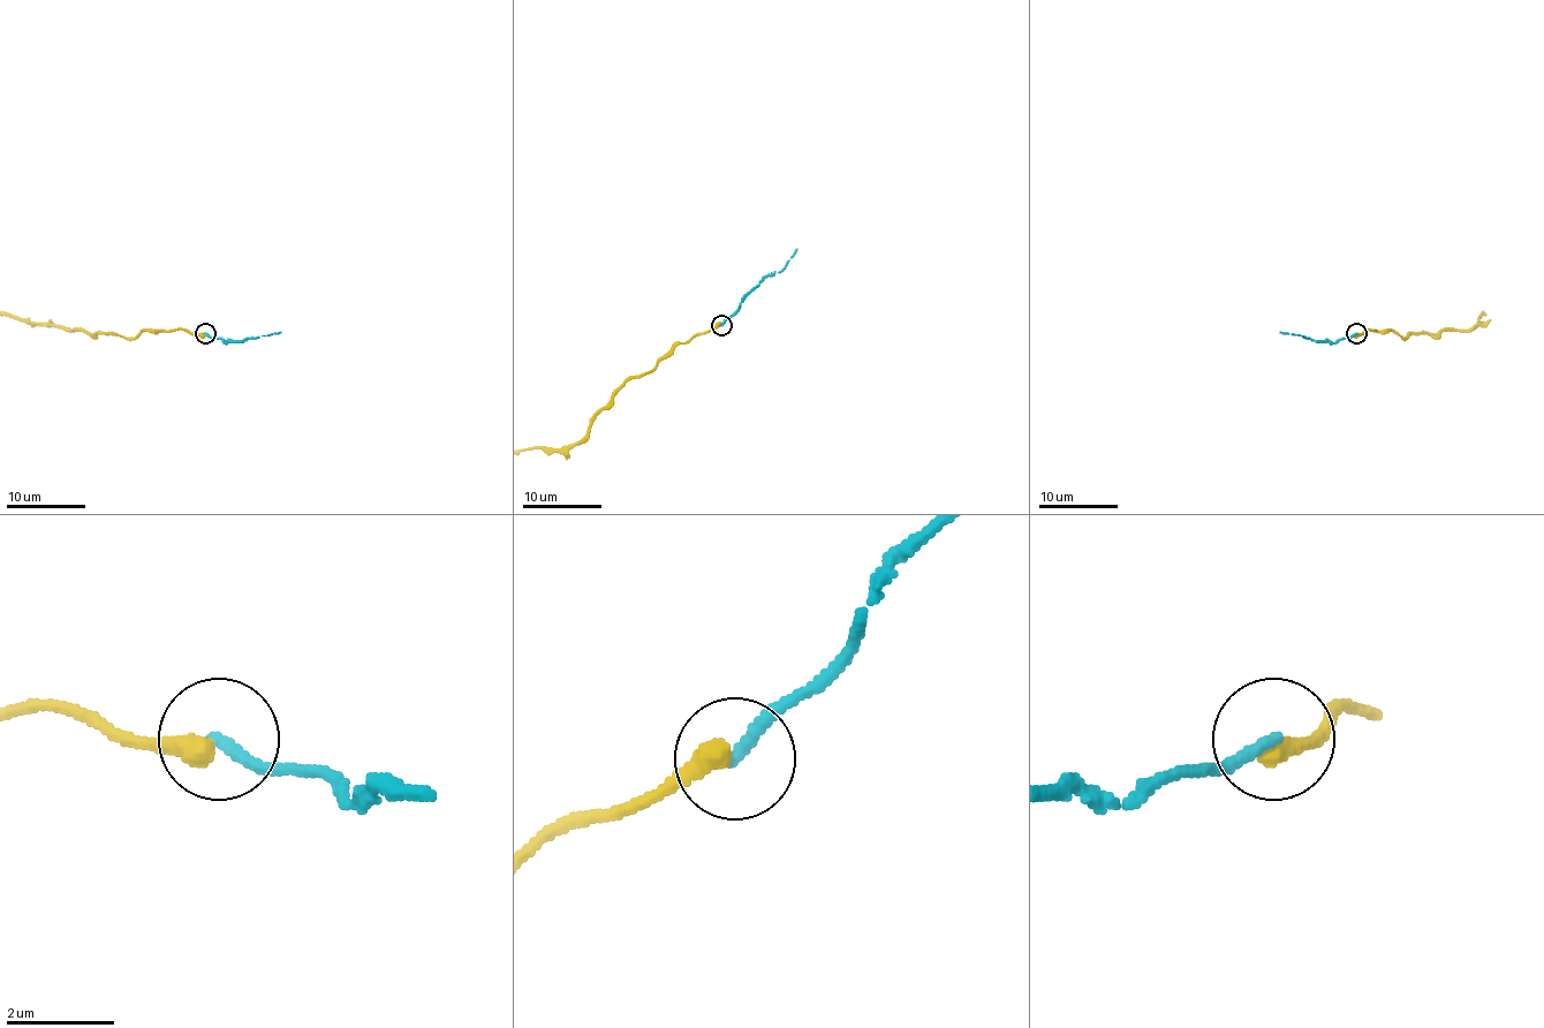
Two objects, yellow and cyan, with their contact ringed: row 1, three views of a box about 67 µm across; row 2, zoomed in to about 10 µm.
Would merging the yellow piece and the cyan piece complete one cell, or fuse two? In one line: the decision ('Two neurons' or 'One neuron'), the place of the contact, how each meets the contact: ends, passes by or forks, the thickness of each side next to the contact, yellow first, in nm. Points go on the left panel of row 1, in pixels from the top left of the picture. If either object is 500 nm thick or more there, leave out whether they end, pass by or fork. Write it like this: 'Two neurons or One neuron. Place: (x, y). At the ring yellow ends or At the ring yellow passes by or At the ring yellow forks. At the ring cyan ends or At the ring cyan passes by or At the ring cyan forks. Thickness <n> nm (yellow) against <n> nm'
Two neurons. Place: (205, 333). At the ring yellow ends. At the ring cyan ends. Thickness 440 nm (yellow) against 240 nm

